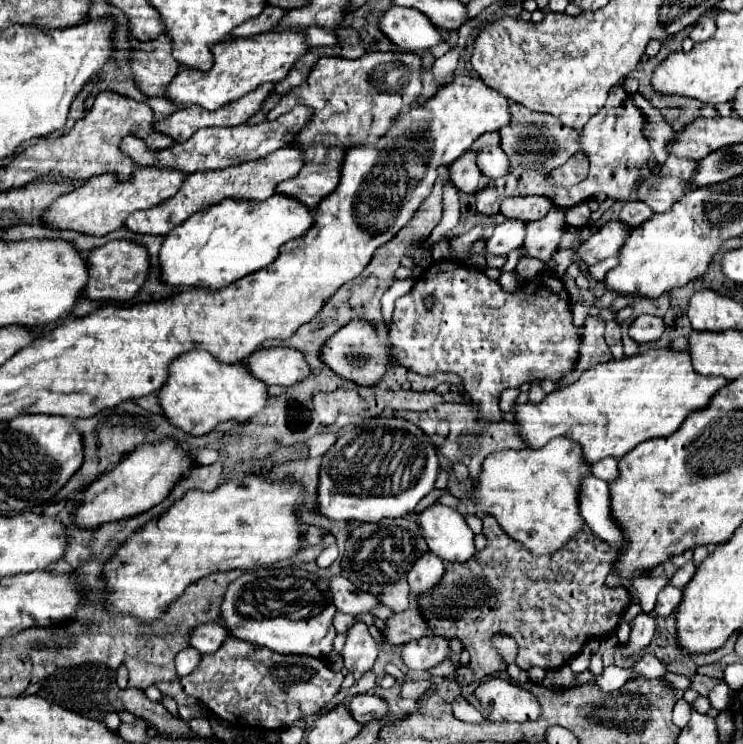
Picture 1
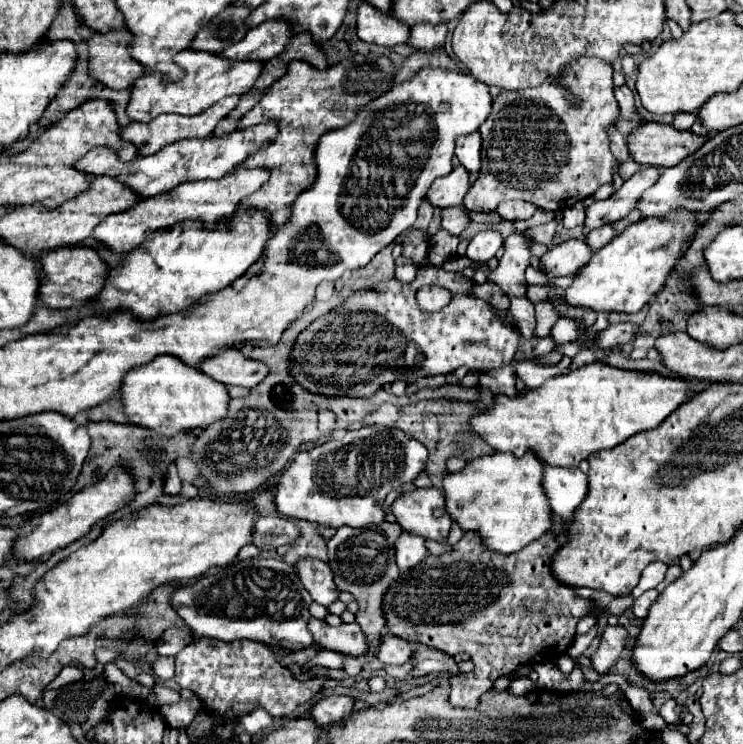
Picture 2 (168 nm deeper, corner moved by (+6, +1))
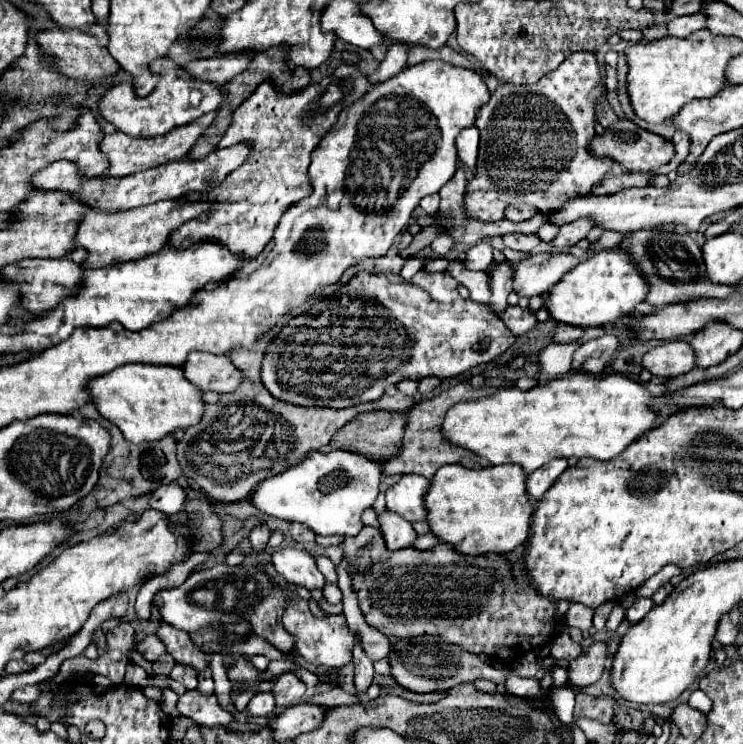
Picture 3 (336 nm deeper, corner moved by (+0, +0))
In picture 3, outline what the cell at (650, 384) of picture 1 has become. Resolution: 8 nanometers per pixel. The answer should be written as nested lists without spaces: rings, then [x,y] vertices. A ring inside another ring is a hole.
[[[569,371],[559,379],[551,379],[547,383],[539,383],[529,391],[519,391],[515,387],[503,387],[491,397],[483,397],[477,401],[465,401],[451,407],[443,421],[443,435],[453,443],[461,445],[481,457],[485,457],[491,465],[517,463],[525,469],[525,473],[533,473],[543,467],[551,459],[557,457],[593,457],[593,459],[613,459],[635,439],[645,435],[655,427],[655,421],[661,417],[659,411],[651,405],[651,391],[639,383],[629,379],[623,373],[605,373],[591,375],[585,371]]]

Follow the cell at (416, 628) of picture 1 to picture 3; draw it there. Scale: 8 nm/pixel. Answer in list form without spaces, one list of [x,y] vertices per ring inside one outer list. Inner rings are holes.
[[[299,599],[295,601],[295,605],[289,605],[289,609],[285,609],[283,625],[291,635],[295,635],[295,649],[307,663],[317,667],[343,667],[351,663],[355,633],[349,629],[343,615],[329,615],[327,619],[317,619],[311,615],[307,601]]]

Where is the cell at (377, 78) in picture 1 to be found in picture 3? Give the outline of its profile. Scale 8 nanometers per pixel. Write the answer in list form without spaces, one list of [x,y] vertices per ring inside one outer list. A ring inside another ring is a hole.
[[[349,63],[339,65],[335,73],[321,83],[311,83],[291,95],[277,91],[271,79],[261,83],[255,93],[235,109],[233,121],[219,143],[219,147],[231,147],[241,141],[251,141],[253,153],[209,195],[209,199],[219,201],[219,209],[175,229],[169,237],[171,245],[187,247],[189,243],[209,239],[225,243],[233,253],[243,253],[243,257],[257,257],[271,241],[287,205],[293,205],[311,193],[307,169],[311,151],[319,139],[331,129],[337,113],[359,101],[371,87],[373,83],[369,77],[357,65]]]

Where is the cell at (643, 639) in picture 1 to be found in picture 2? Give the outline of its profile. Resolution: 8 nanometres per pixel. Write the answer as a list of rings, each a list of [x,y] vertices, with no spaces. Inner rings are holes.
[[[607,626],[601,636],[599,648],[589,656],[593,670],[605,674],[615,664],[619,654],[625,650],[625,640],[627,640],[627,630],[623,626]]]

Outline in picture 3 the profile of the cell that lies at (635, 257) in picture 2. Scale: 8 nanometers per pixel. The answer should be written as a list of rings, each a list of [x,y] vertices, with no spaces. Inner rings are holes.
[[[613,247],[591,255],[587,261],[579,263],[549,291],[549,315],[555,321],[591,327],[613,323],[625,315],[631,315],[639,303],[645,301],[649,293],[649,281],[643,277],[639,265],[627,249]]]

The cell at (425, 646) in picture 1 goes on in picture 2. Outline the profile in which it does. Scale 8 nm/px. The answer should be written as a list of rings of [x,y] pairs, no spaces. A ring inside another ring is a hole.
[[[385,634],[379,642],[379,650],[377,650],[377,658],[383,664],[405,664],[411,660],[413,654],[413,644],[393,636],[393,634]]]

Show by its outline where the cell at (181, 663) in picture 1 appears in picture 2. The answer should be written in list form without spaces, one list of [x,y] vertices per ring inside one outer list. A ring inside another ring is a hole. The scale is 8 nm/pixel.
[[[157,656],[157,660],[153,660],[153,664],[151,664],[151,670],[157,678],[169,680],[175,674],[175,662],[173,662],[171,656],[169,658],[167,656]]]

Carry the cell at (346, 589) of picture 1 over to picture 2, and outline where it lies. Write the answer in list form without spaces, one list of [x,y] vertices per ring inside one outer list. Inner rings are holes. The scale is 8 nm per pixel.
[[[301,558],[295,564],[295,572],[315,602],[319,602],[321,606],[329,606],[337,600],[337,586],[333,584],[331,568],[325,562],[317,558]]]

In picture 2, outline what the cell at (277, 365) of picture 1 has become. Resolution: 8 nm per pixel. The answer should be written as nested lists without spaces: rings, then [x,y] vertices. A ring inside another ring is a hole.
[[[225,350],[217,356],[209,356],[209,360],[197,368],[221,384],[243,388],[253,388],[267,376],[267,364],[245,358],[239,350]]]

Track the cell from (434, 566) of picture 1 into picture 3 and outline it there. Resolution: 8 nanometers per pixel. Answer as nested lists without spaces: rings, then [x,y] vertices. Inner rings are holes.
[[[385,511],[383,515],[379,515],[379,521],[381,521],[381,529],[385,535],[389,553],[413,547],[417,533],[409,521],[405,521],[403,517],[399,517],[397,513],[391,513],[391,511]]]

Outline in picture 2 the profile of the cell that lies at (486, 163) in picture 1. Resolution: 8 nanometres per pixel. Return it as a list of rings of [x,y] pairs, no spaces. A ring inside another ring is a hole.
[[[477,132],[469,136],[459,136],[455,144],[455,156],[469,172],[471,182],[475,182],[479,176],[479,166],[481,166],[481,136]]]

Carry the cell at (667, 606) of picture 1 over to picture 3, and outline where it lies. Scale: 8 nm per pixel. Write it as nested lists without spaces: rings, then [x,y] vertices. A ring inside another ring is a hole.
[[[637,597],[635,603],[633,603],[633,607],[627,611],[627,619],[631,623],[637,623],[637,621],[641,621],[651,611],[651,607],[653,607],[651,597]]]

